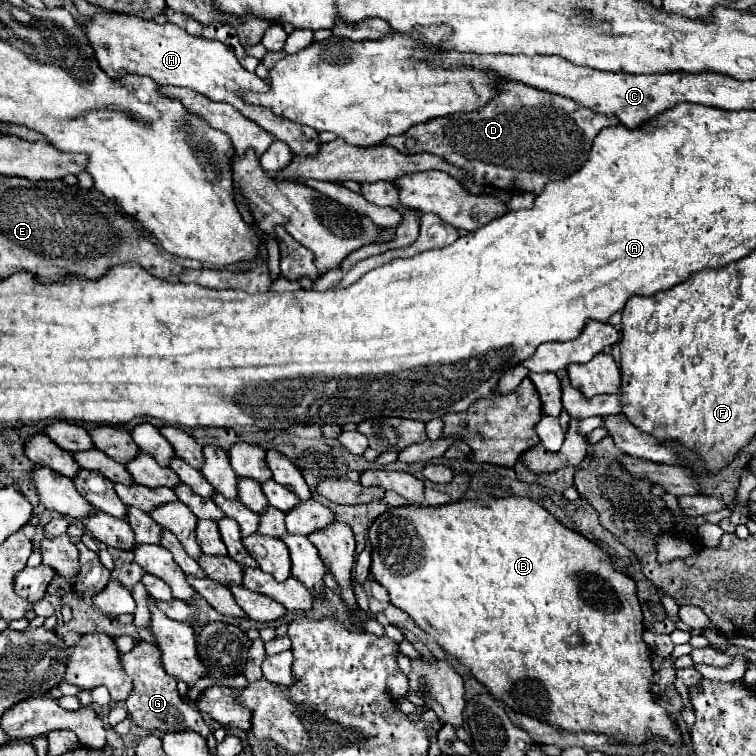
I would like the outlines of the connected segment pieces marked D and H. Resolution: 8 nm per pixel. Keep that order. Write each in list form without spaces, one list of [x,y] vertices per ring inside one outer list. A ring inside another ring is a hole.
[[[509,81],[483,109],[431,119],[411,127],[409,135],[389,137],[385,143],[403,153],[433,153],[469,171],[481,185],[489,183],[509,193],[529,191],[539,195],[547,181],[561,181],[573,175],[587,161],[597,133],[617,123],[617,117],[593,113],[569,97]],[[409,137],[415,139],[415,145],[407,149],[405,141]]]
[[[125,13],[95,15],[91,17],[91,23],[85,25],[85,33],[91,41],[91,47],[95,49],[95,57],[101,69],[109,77],[117,79],[131,73],[131,75],[149,77],[157,85],[191,87],[211,101],[223,101],[233,105],[247,119],[261,125],[261,129],[265,129],[269,135],[273,135],[279,141],[285,141],[295,155],[307,157],[311,153],[317,153],[317,149],[321,147],[319,133],[315,129],[297,125],[293,121],[285,121],[283,117],[277,117],[271,109],[251,105],[243,99],[243,93],[247,91],[267,93],[269,85],[263,79],[259,79],[255,73],[245,71],[237,61],[237,57],[219,41],[209,41],[205,37],[189,35],[185,29],[173,23],[157,25],[153,21],[141,19],[137,15],[125,15]]]

